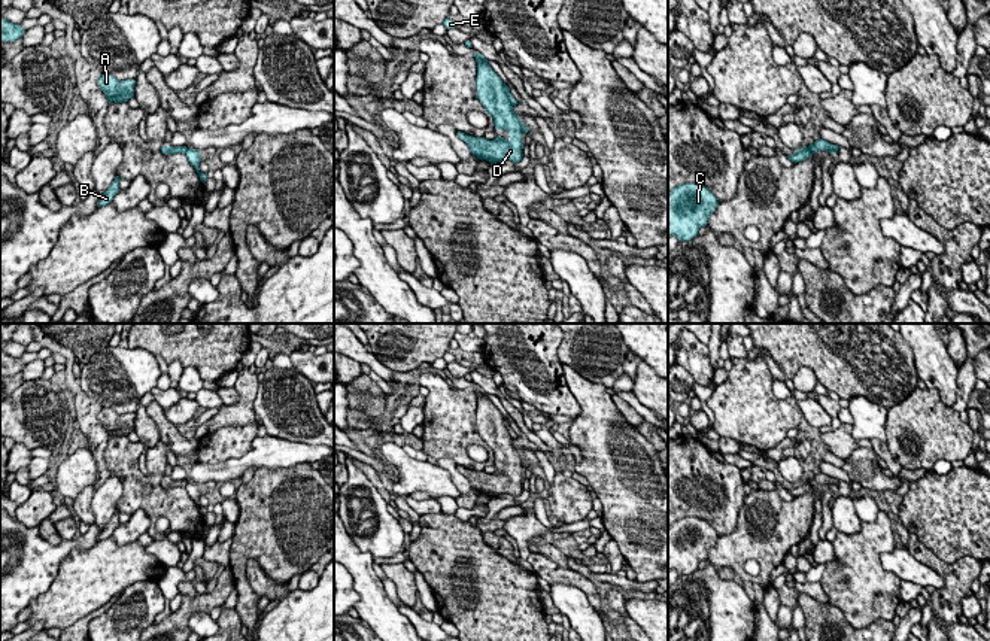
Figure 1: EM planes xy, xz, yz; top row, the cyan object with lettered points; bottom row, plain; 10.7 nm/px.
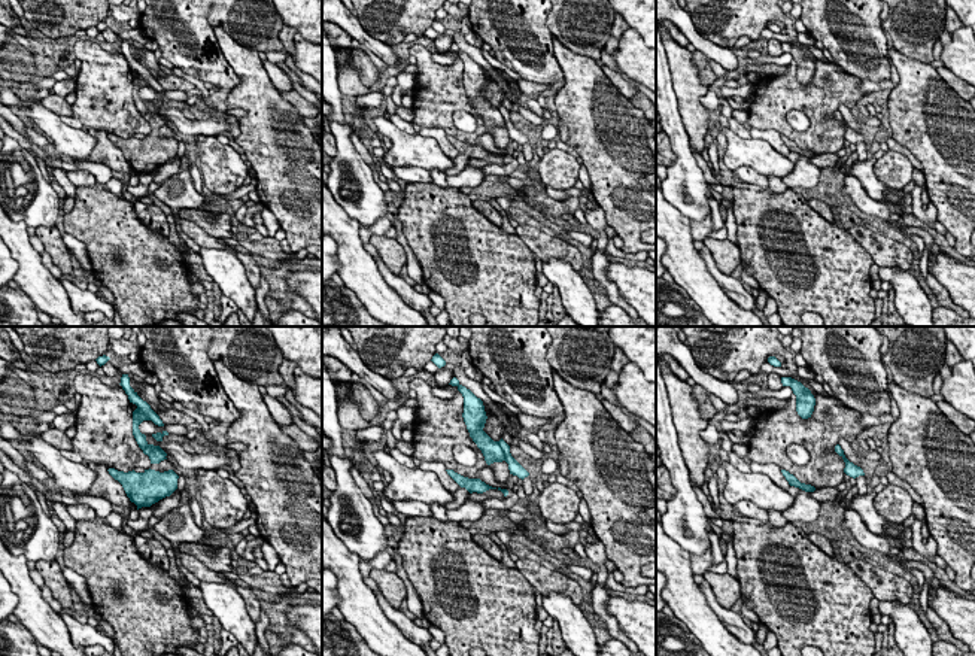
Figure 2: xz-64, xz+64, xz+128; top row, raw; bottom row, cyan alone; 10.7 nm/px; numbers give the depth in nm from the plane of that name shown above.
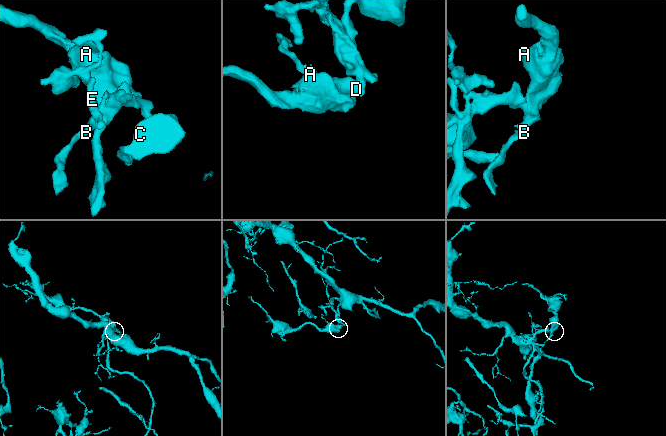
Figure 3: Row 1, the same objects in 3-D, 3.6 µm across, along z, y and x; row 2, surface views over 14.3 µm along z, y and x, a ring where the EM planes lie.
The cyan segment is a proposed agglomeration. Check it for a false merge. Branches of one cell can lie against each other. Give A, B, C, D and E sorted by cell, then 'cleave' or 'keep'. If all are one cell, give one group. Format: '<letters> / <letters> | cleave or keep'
A B D / C E | cleave

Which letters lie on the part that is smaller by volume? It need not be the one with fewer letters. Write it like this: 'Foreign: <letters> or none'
Foreign: A, B, D

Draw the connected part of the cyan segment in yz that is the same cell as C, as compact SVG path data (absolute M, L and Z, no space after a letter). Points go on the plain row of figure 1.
M683 517L668 525L668 571L690 575L717 540L717 532L704 519Z

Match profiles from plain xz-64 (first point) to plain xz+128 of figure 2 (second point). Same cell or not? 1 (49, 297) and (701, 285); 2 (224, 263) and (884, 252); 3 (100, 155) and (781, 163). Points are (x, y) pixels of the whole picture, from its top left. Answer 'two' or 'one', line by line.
1: one
2: two
3: two

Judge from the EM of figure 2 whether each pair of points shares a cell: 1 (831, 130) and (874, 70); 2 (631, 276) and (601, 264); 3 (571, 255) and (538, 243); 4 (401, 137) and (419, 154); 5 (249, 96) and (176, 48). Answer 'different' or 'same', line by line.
1: different
2: different
3: same
4: same
5: different

